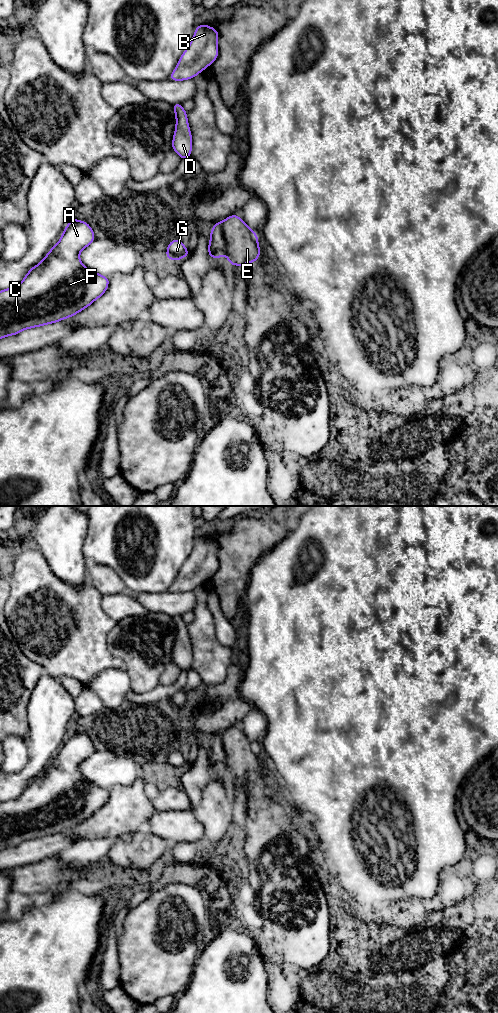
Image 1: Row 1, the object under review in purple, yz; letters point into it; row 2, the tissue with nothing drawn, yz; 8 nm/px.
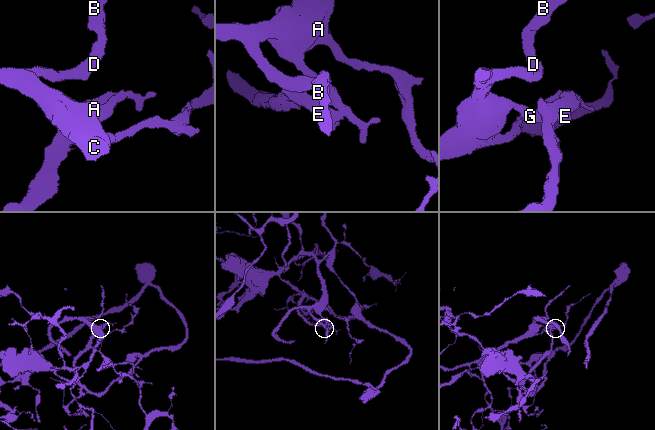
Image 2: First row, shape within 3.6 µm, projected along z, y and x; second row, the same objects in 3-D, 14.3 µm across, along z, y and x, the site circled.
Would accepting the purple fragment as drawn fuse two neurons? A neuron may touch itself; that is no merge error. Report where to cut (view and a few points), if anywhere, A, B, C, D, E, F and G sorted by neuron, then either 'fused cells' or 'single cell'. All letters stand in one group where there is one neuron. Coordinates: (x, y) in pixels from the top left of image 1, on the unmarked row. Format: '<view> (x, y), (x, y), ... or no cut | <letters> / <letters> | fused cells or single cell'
yz (220, 734), (225, 755), (225, 762), (222, 766) | A B C D F G / E | fused cells

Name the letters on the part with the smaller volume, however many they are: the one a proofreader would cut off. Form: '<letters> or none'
E

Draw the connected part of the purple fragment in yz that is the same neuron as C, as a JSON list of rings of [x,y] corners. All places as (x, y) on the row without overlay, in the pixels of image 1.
[[[72,730],[62,744],[58,755],[50,761],[39,776],[28,783],[22,794],[17,798],[0,803],[0,851],[17,847],[26,841],[56,835],[72,829],[105,805],[109,798],[109,789],[87,781],[79,770],[80,764],[95,751],[94,744],[87,734]]]

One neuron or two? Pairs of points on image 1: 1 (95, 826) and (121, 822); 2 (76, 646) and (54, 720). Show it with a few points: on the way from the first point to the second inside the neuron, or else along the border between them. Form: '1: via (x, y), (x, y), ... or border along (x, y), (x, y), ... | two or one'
1: via (101, 825), (115, 822) | one
2: border along (45, 671), (58, 677) | two

